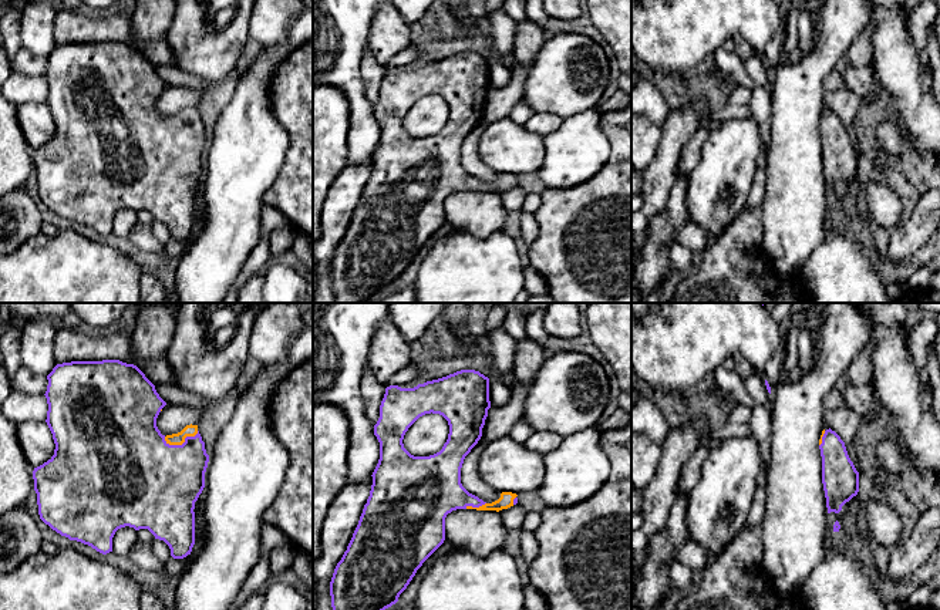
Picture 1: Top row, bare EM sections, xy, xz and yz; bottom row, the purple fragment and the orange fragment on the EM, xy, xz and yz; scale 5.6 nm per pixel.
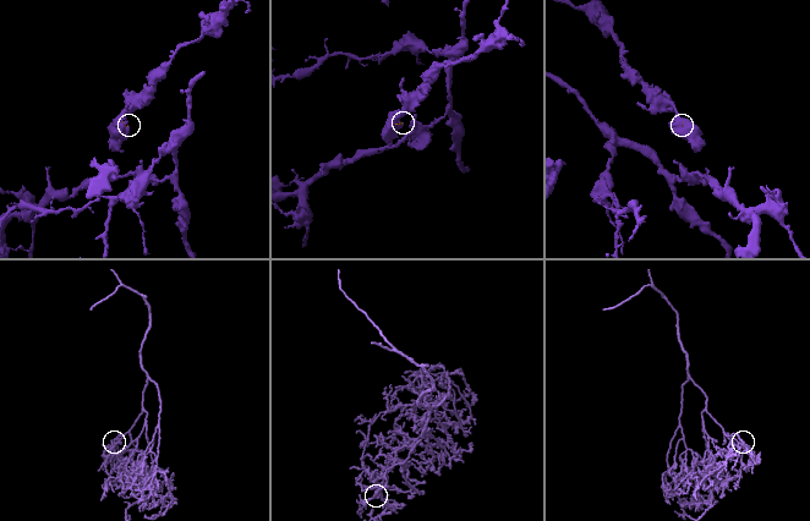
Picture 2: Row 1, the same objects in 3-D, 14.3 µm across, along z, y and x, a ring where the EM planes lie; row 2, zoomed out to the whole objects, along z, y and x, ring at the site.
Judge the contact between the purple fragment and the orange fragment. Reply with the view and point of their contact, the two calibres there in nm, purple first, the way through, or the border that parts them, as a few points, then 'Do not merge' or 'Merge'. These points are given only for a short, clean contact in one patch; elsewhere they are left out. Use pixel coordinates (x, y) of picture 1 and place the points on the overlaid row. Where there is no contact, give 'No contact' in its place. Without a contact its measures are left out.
Touches purple at xy (182, 444). Thickness 440 nm (purple) against 70 nm. Merge

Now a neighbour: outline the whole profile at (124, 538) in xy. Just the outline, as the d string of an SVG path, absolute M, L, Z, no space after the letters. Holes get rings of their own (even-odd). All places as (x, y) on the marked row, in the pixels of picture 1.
M121 528L112 537L112 552L118 556L127 556L137 540L138 536L134 528Z

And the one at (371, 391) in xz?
M368 365L360 380L360 394L365 407L365 417L374 427L380 418L380 405L385 394L385 387L377 381Z

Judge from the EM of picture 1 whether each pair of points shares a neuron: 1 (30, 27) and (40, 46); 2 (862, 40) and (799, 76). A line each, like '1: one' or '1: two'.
1: one
2: two

